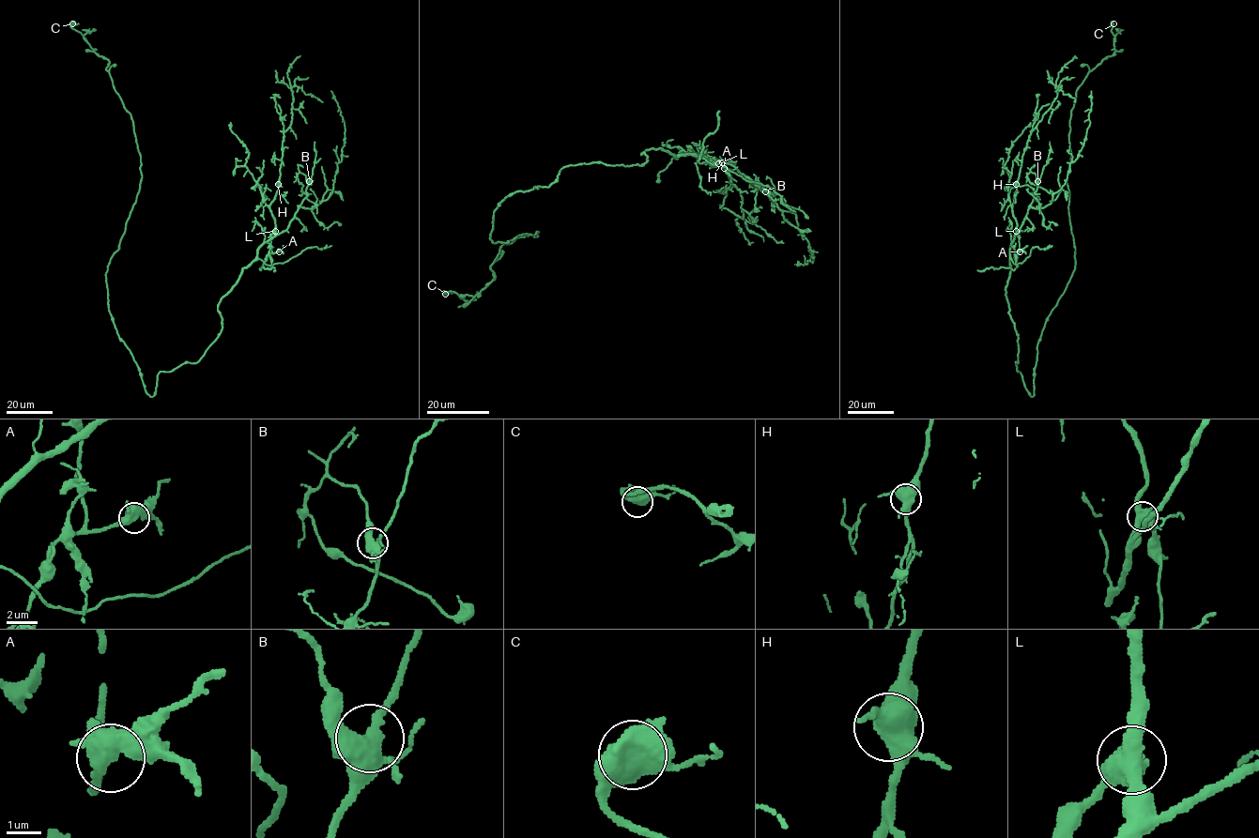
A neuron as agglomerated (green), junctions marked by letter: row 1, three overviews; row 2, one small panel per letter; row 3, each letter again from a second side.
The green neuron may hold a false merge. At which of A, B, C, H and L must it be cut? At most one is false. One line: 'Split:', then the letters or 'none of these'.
Split: L

